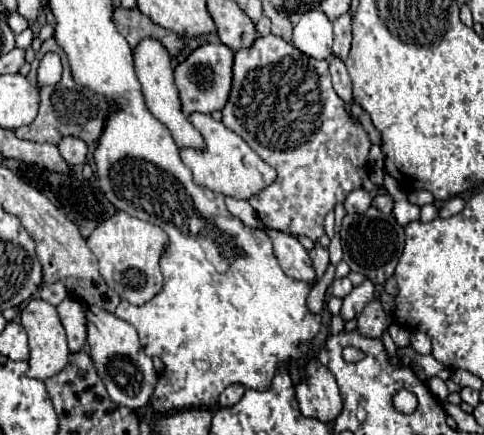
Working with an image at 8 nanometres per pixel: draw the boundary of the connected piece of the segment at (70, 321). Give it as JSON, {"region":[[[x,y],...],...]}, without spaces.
{"region":[[[67,297],[59,307],[59,317],[61,323],[67,331],[67,341],[69,341],[69,349],[71,353],[77,353],[85,347],[87,343],[87,317],[85,317],[85,309],[79,301]]]}

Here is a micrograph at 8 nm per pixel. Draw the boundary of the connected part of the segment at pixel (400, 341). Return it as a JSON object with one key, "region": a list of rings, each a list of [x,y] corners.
{"region":[[[391,325],[389,335],[391,335],[391,339],[395,341],[397,347],[411,347],[411,339],[409,339],[411,333],[403,325]]]}

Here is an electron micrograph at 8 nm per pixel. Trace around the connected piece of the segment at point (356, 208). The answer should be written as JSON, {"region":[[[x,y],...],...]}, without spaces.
{"region":[[[355,189],[355,191],[351,191],[347,195],[345,209],[347,209],[347,213],[363,213],[363,211],[367,211],[371,207],[371,203],[373,203],[373,199],[371,199],[369,191]]]}

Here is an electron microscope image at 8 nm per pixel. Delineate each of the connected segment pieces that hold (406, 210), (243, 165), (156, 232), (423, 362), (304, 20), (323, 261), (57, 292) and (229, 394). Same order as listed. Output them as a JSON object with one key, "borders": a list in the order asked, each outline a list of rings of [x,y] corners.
{"borders":[[[[385,173],[385,189],[389,191],[389,195],[395,199],[395,219],[399,225],[407,225],[411,221],[417,221],[419,219],[419,207],[417,205],[411,205],[407,201],[407,191],[403,191],[399,187],[399,183],[395,183],[395,179],[391,179],[387,173]]],[[[193,113],[189,121],[199,129],[199,133],[207,143],[205,153],[199,153],[195,149],[181,151],[181,161],[187,167],[191,167],[197,185],[221,193],[225,197],[249,201],[253,195],[261,193],[265,187],[275,183],[277,171],[271,165],[267,165],[237,133],[227,129],[221,121],[215,121],[211,115],[203,115],[203,113]]],[[[119,211],[111,219],[107,219],[107,223],[101,223],[91,233],[91,237],[87,239],[87,245],[99,261],[99,273],[103,275],[105,283],[117,289],[121,299],[141,307],[147,301],[151,301],[157,293],[163,291],[165,281],[163,281],[159,261],[161,261],[161,255],[165,253],[167,233],[161,227],[149,221],[135,219],[125,211]]],[[[399,349],[399,357],[401,355],[407,355],[413,363],[419,363],[427,373],[427,377],[441,377],[443,381],[451,377],[451,371],[443,363],[439,363],[433,355],[417,355],[413,349]]],[[[307,11],[293,29],[293,45],[313,59],[331,55],[333,25],[323,11]]],[[[315,243],[315,247],[309,251],[309,257],[313,261],[313,267],[317,271],[317,277],[323,277],[327,265],[329,265],[329,253],[325,247],[321,247],[319,243]]],[[[53,283],[53,285],[43,285],[39,295],[43,301],[47,301],[51,305],[59,305],[67,297],[67,291],[65,291],[63,283]]],[[[235,385],[235,387],[227,387],[225,391],[223,391],[223,395],[219,397],[219,407],[231,407],[231,405],[235,405],[241,397],[243,397],[243,393],[245,393],[245,389],[243,387],[239,387],[239,385]]]]}

